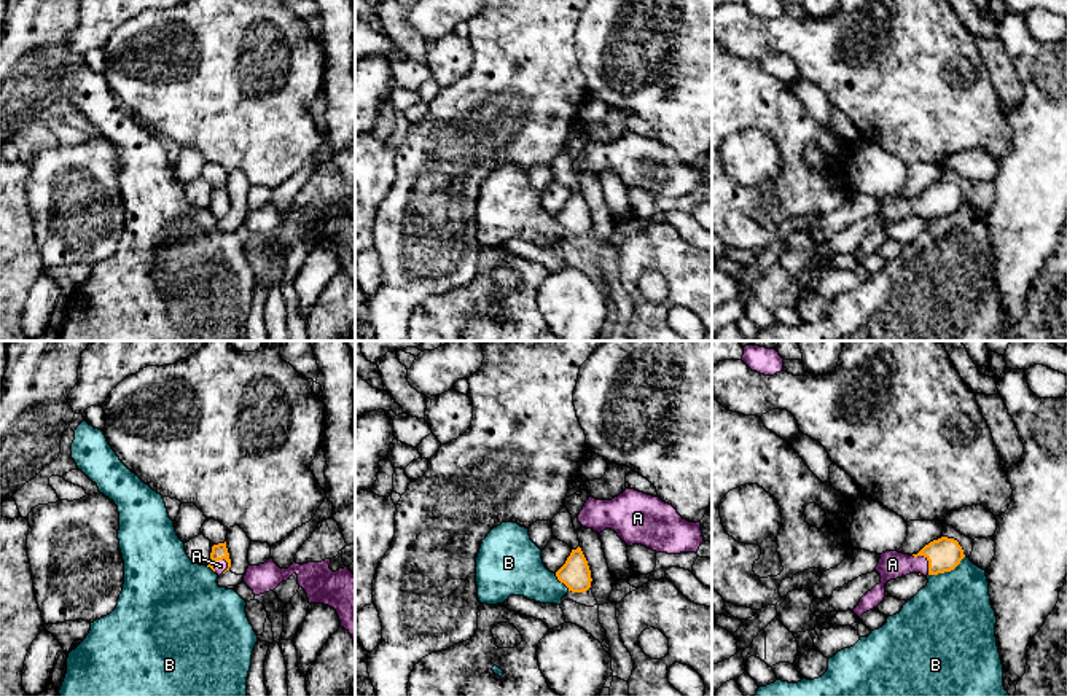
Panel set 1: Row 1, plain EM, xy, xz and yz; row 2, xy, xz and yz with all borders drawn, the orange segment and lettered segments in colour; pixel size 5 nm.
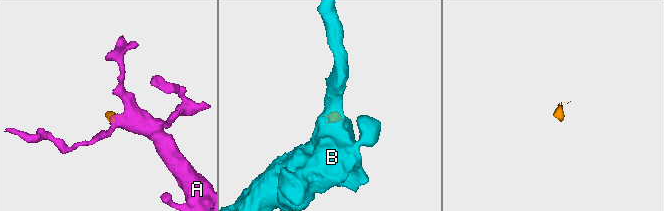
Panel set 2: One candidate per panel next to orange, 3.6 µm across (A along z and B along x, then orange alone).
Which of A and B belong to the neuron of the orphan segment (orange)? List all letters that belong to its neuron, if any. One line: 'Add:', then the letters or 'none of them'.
Add: A

